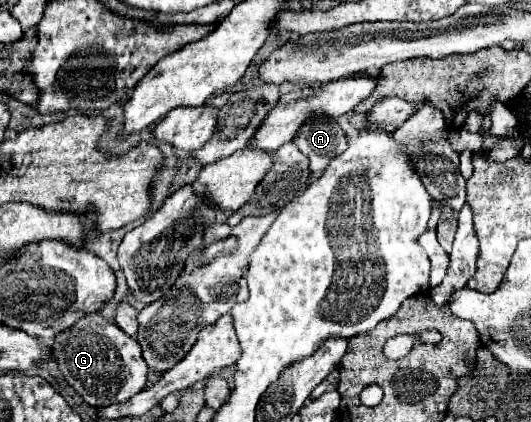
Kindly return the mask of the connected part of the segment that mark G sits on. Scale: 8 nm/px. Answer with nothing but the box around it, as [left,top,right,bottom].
[52,314,148,406]

